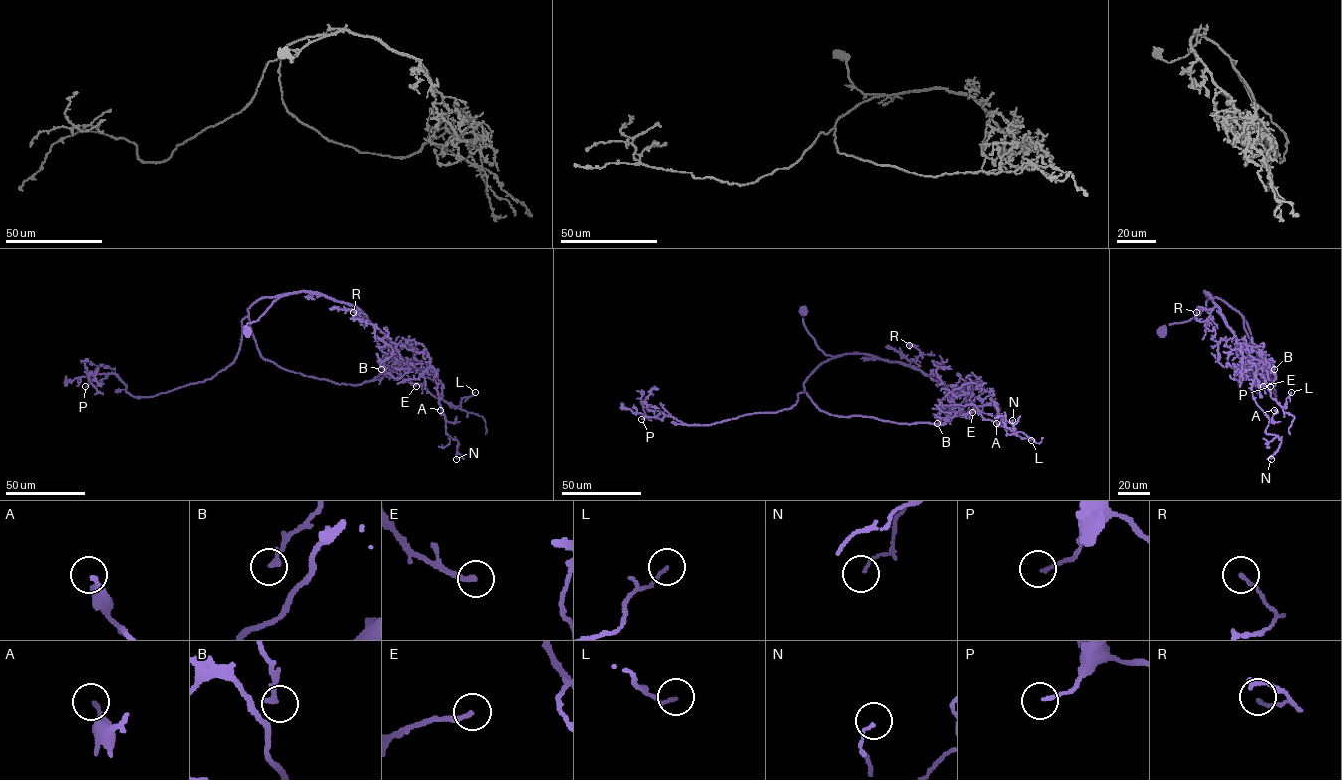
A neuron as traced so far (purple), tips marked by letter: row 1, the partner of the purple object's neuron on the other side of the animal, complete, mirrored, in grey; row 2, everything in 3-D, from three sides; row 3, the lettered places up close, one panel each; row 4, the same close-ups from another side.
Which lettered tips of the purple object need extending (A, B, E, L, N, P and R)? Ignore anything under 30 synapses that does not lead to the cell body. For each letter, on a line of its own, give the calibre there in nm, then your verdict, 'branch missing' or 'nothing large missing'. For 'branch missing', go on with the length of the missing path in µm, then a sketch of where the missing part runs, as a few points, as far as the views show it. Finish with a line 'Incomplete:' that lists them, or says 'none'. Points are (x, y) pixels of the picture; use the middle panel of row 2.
A: 170 nm thick; nothing large missing
B: 220 nm thick; nothing large missing
E: 200 nm thick; nothing large missing
L: 110 nm thick; nothing large missing
N: 90 nm thick; nothing large missing
P: 120 nm thick; nothing large missing
R: 130 nm thick; nothing large missing
Incomplete: none

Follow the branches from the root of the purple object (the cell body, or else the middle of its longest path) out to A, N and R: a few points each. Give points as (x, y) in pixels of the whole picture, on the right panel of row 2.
A: (1162, 331), (1198, 315), (1206, 292), (1237, 341), (1264, 359), (1255, 373), (1252, 395), (1270, 419), (1274, 410)
N: (1162, 331), (1212, 297), (1264, 359), (1251, 390), (1281, 440), (1271, 459)
R: (1162, 331), (1169, 325), (1198, 315), (1206, 307), (1206, 292), (1216, 306), (1204, 322), (1194, 317), (1196, 312)

